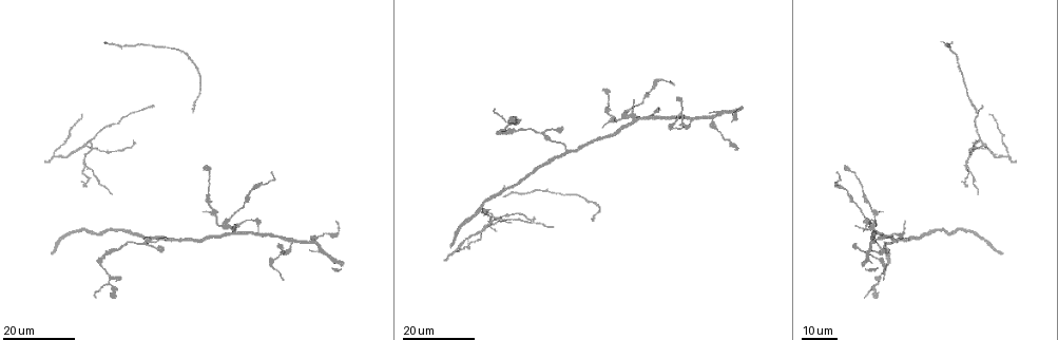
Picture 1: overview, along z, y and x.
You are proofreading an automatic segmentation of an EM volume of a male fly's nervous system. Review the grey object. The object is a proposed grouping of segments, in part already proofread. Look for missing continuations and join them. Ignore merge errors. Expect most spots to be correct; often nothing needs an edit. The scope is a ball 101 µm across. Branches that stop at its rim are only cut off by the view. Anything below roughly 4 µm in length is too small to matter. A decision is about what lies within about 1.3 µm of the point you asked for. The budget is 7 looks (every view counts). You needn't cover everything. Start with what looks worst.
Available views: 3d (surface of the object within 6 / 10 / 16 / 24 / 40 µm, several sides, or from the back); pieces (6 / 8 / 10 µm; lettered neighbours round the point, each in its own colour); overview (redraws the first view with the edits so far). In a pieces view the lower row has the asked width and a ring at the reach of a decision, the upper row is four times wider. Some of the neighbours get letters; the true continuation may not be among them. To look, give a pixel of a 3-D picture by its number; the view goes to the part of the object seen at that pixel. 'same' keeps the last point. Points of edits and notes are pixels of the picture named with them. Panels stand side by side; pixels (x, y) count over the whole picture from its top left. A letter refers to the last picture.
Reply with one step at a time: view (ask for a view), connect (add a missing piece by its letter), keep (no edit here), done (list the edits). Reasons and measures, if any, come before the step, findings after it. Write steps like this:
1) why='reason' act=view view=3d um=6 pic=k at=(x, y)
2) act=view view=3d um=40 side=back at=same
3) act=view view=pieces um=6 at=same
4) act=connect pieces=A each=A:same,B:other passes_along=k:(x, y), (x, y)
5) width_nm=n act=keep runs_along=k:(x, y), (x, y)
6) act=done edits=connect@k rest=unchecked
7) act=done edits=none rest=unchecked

why='long arm stops here' act=view view=3d um=24 pic=1 at=(335, 223)

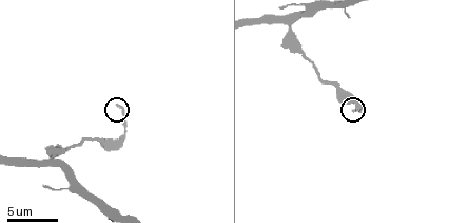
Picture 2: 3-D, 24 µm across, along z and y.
act=view view=pieces um=10 pic=2 at=(356, 112)

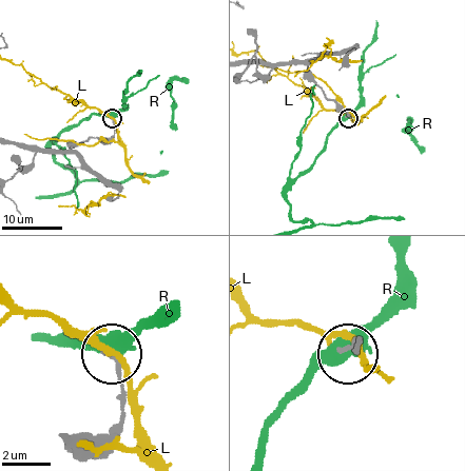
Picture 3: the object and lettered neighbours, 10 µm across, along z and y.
act=keep each=L:other,R:other found='no lettered piece goes on from it'

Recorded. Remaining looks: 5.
why='branch stops here' act=view view=3d um=24 pic=1 at=(509, 223)

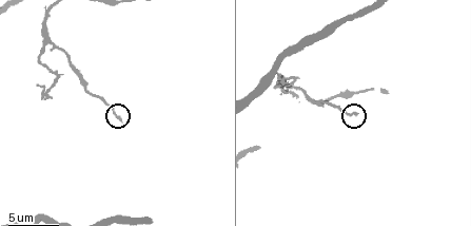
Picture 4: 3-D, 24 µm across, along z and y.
act=view view=pieces um=6 pic=4 at=(118, 118)

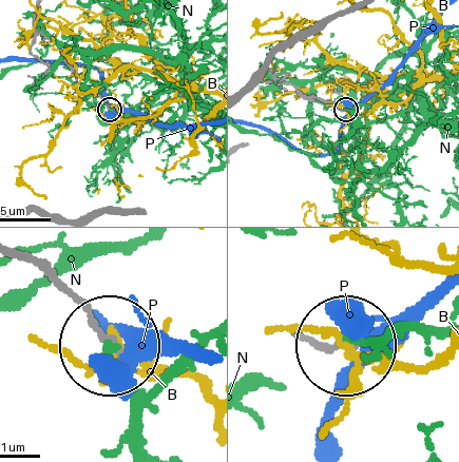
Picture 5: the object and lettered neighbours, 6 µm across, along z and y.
act=keep each=B:other,N:other,P:other runs_along=5:(12, 250), (42, 267), (110, 344) found='no lettered piece goes on from it'

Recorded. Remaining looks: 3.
why='branch stops here' act=view view=3d um=24 pic=1 at=(81, 114)

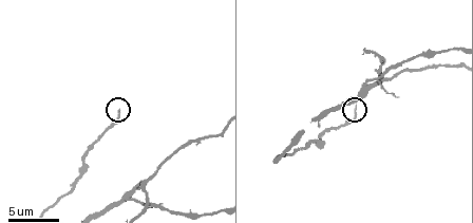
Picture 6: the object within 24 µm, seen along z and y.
act=view view=pieces um=6 pic=6 at=(357, 105)

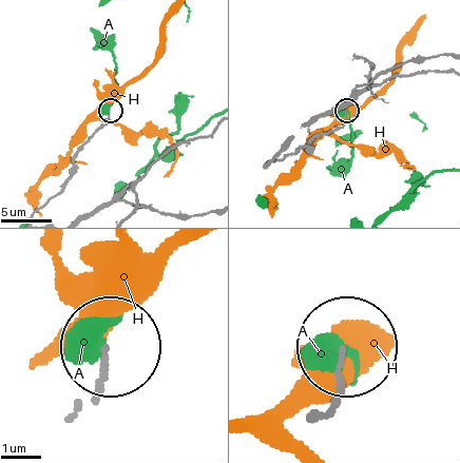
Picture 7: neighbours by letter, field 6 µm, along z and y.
act=keep each=A:other,H:other found='no lettered piece goes on from it'

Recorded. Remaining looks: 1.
act=done edits=none rest=unchecked

